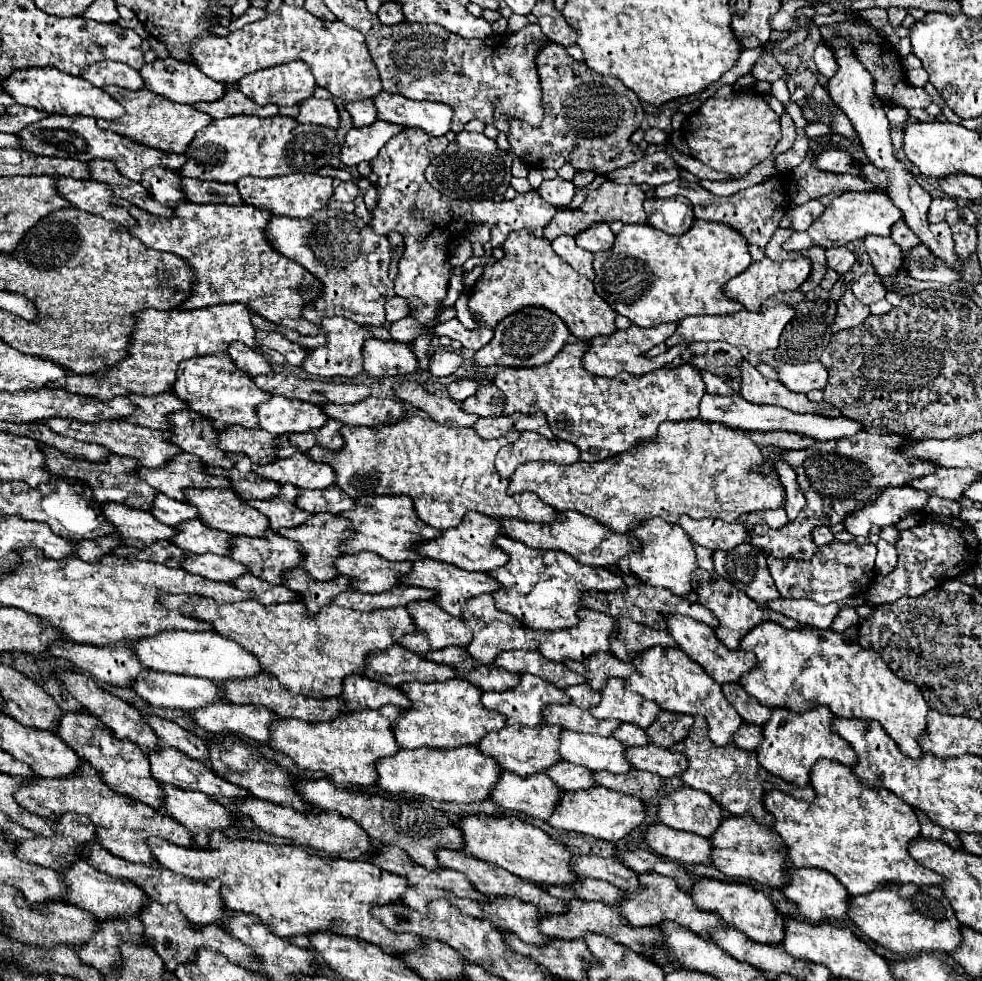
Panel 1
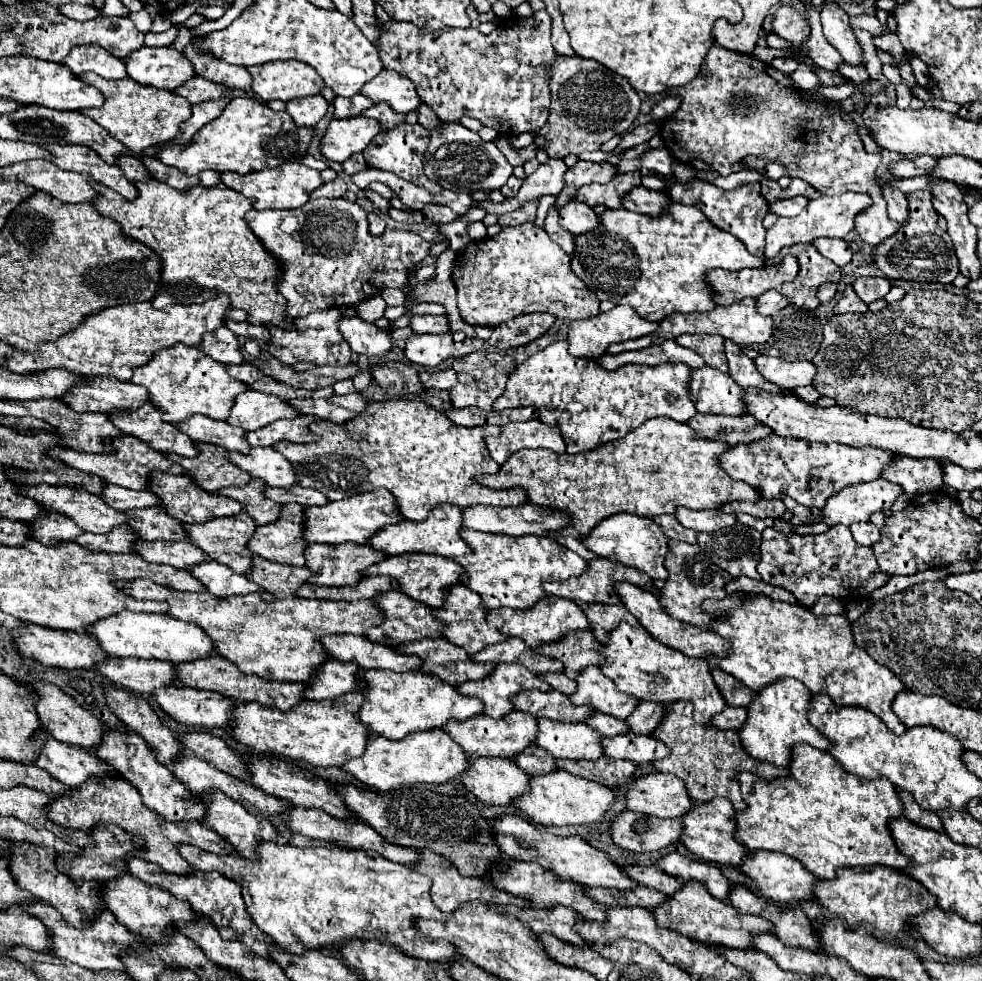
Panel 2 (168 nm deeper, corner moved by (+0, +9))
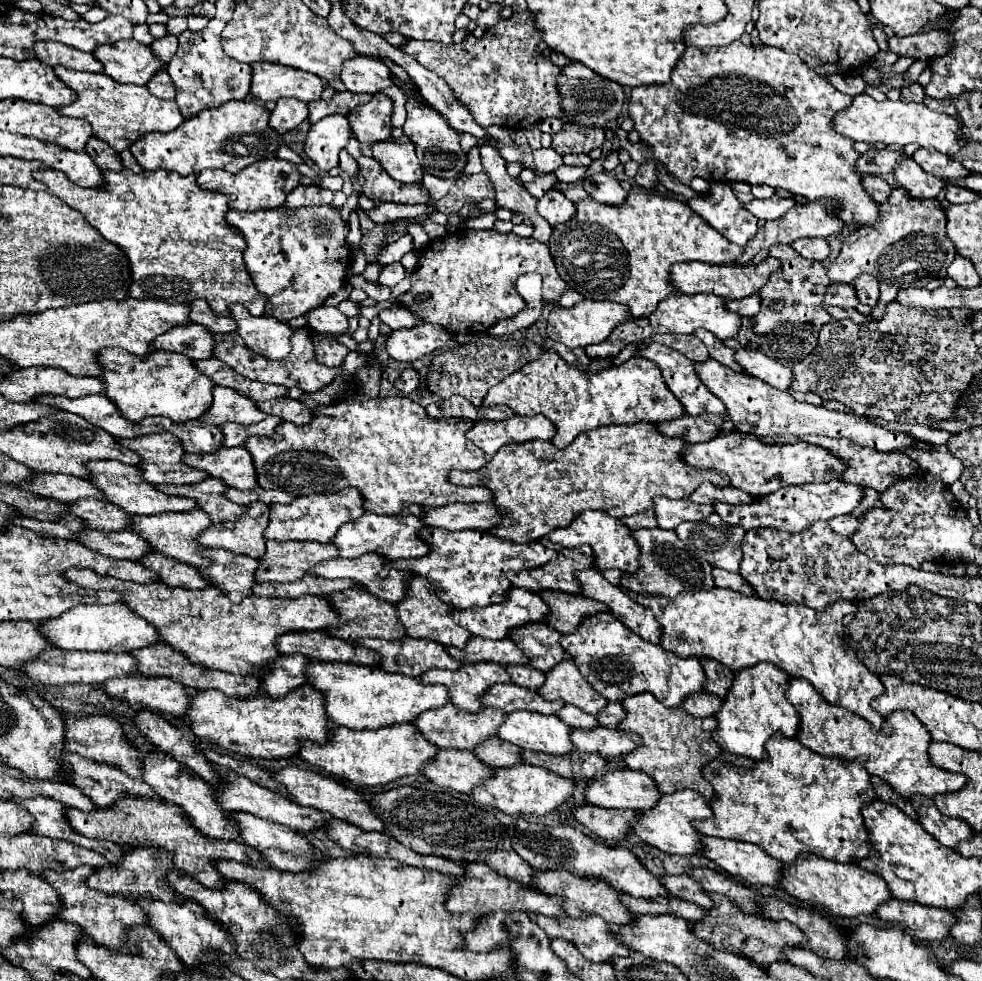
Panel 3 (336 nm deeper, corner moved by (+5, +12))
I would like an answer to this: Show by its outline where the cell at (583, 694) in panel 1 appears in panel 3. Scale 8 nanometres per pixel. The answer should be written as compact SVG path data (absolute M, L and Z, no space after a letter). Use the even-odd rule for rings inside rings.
M507 664L505 670L507 670L507 674L511 676L513 684L523 686L523 688L529 688L529 690L535 690L535 688L539 688L539 686L545 682L545 674L539 672L539 670L533 670L531 666Z

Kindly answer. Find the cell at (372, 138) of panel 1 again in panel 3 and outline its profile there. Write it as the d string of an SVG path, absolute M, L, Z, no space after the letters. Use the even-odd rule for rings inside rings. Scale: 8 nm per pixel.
M329 116L309 128L303 142L305 154L319 166L321 172L337 166L339 152L347 146L351 136L349 122L345 116Z

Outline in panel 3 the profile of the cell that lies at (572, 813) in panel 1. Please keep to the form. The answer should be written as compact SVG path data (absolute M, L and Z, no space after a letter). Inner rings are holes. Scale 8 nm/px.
M517 764L517 766L505 766L495 768L493 776L487 778L483 784L473 788L469 794L475 802L493 806L505 814L533 814L533 816L545 816L553 812L557 806L567 802L573 796L573 782L567 778L557 778L557 774L531 764Z

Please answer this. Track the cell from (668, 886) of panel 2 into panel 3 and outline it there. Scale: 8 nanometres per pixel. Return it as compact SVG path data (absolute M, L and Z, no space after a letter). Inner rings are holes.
M665 876L661 878L661 884L675 896L687 902L693 902L697 906L703 906L705 910L713 908L713 902L709 898L709 894L701 888L699 882L695 882L689 876Z

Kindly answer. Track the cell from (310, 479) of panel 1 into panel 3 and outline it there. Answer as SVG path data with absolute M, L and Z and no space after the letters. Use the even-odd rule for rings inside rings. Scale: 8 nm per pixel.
M223 446L213 454L185 454L183 464L223 480L223 484L229 488L251 490L257 486L255 466L249 458L249 452L243 446L239 448Z

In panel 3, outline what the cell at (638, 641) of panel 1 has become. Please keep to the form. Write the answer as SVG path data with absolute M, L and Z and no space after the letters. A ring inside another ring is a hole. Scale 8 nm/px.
M541 590L539 596L549 606L549 614L545 618L545 624L561 634L569 634L569 632L577 630L581 618L585 618L587 614L605 612L605 606L601 606L601 602L581 598L581 594Z

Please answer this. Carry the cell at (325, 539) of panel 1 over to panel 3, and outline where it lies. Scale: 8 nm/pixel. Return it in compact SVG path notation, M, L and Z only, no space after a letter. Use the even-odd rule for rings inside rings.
M253 502L247 506L247 512L233 520L233 522L219 522L219 524L211 524L205 532L199 534L197 544L205 546L205 548L223 548L235 554L243 554L243 556L251 556L251 558L261 558L261 550L265 550L265 540L261 538L261 532L267 526L267 516L269 516L269 506L263 502Z

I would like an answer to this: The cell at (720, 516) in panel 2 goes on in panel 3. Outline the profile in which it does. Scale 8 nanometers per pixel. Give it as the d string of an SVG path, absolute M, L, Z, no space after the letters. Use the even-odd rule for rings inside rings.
M665 496L653 498L653 510L657 518L657 526L665 530L675 530L681 522L701 522L709 514L713 514L711 504L695 504L685 500L669 500Z

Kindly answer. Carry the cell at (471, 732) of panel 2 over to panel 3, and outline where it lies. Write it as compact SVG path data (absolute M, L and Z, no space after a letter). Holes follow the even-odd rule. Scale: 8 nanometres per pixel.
M445 704L441 708L435 710L427 710L423 714L419 714L413 724L415 728L425 736L425 740L433 742L437 748L457 748L457 750L473 750L479 742L483 742L485 738L495 736L497 726L501 724L501 718L505 716L505 712L499 712L495 708L481 708L479 712L465 712L465 710L457 710L457 706L453 704Z

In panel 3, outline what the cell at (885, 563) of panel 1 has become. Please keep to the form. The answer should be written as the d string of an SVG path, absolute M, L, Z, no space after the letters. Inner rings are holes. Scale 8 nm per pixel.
M849 514L847 516L841 516L841 518L831 518L829 520L829 526L831 526L833 532L849 538L849 534L853 534L853 530L857 530L857 518L853 518Z

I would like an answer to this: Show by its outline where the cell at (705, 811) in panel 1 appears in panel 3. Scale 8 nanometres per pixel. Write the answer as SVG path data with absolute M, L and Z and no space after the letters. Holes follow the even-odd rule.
M619 768L601 774L587 782L585 800L593 806L603 808L623 808L623 810L643 810L655 806L661 798L655 790L653 780L647 774Z

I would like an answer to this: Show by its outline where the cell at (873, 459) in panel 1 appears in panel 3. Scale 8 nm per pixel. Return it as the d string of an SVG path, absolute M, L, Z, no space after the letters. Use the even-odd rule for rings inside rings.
M733 432L729 436L717 436L711 442L687 444L681 450L681 460L689 466L695 466L701 470L717 470L729 476L729 486L745 490L755 498L759 498L761 494L771 494L781 486L839 480L841 470L845 470L845 464L839 458L833 458L829 450L821 450L819 446L813 446L807 442L765 446L757 438L741 432Z

